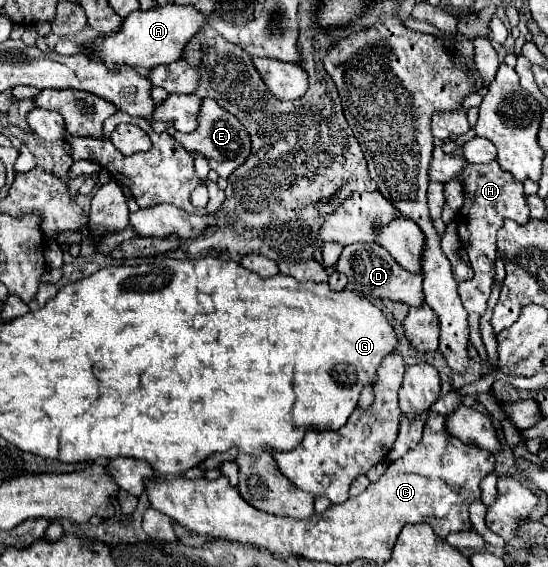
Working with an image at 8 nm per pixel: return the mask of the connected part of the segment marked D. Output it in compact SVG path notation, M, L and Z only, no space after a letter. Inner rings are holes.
M358 243L348 245L342 251L340 261L336 263L336 269L348 277L348 289L364 293L364 297L374 299L390 299L398 303L406 303L408 307L420 307L424 303L422 295L422 275L414 275L406 271L384 247L378 243ZM368 251L368 255L366 255Z

